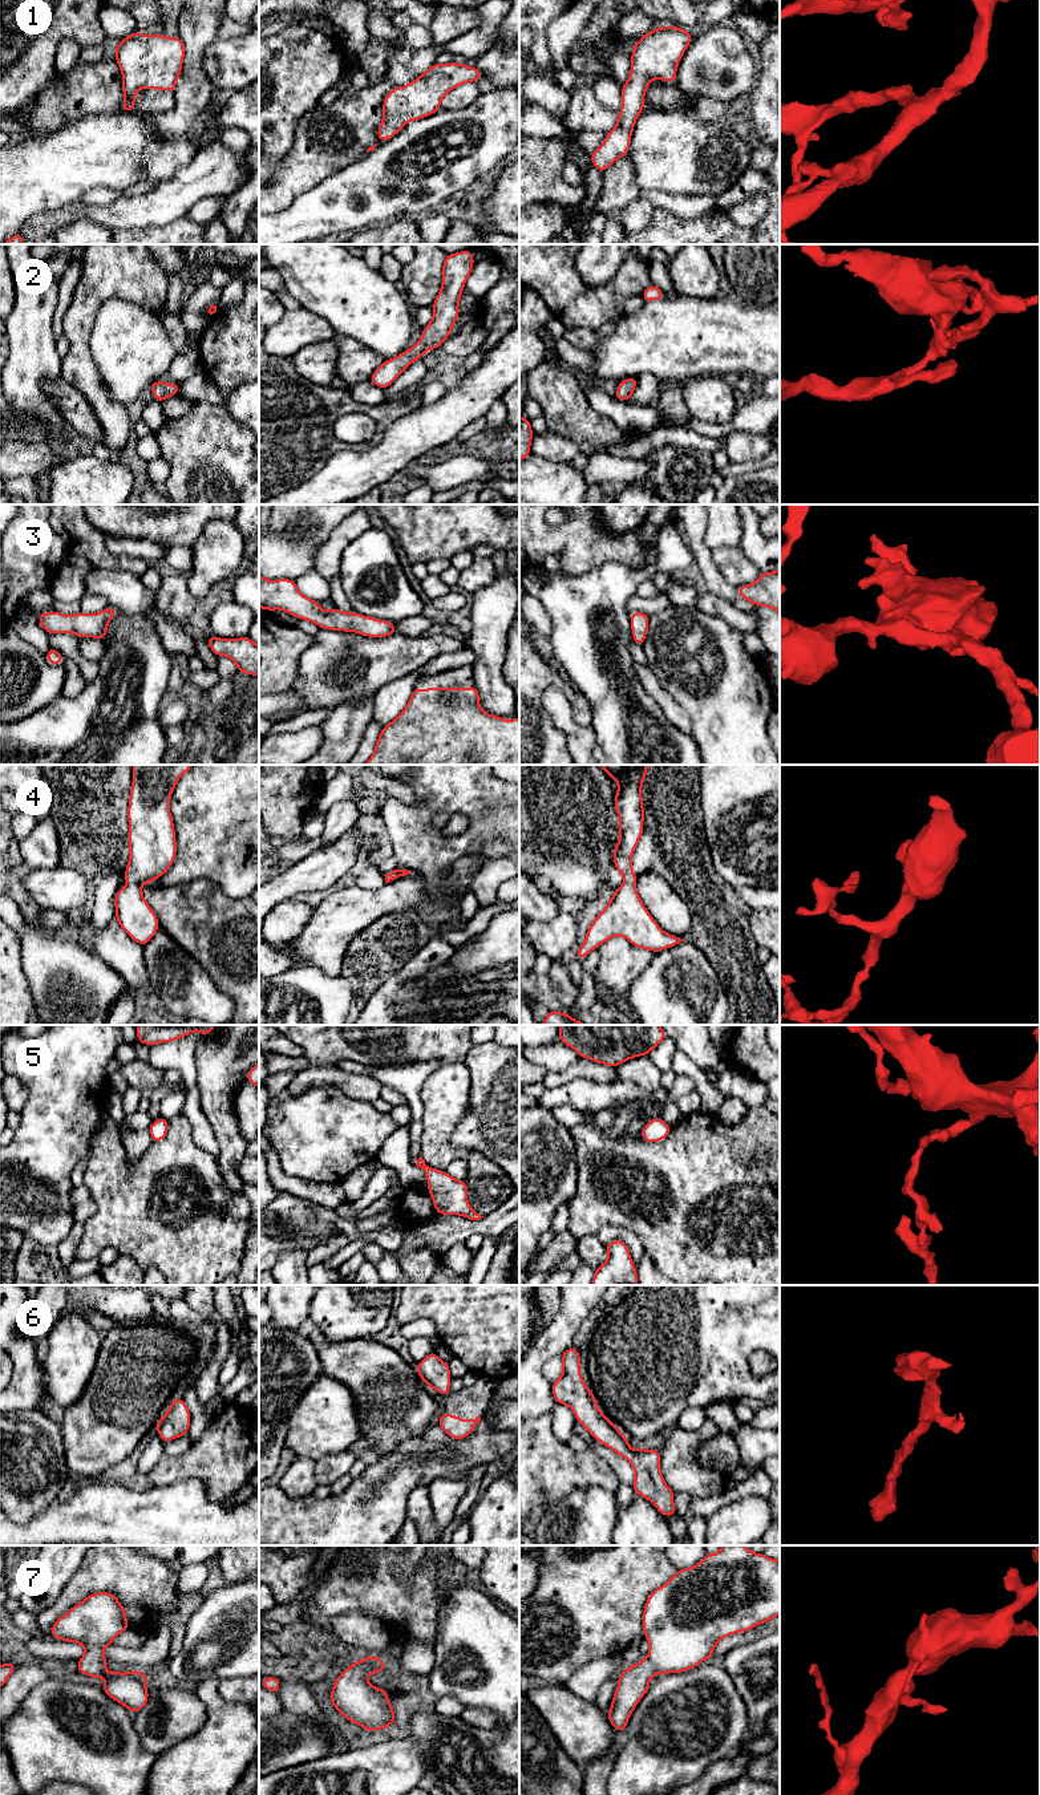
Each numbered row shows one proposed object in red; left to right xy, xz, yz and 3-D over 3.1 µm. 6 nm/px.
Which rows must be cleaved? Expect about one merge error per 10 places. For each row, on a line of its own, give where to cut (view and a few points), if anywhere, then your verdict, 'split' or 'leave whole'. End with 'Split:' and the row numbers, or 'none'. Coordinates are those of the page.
1: no cut; leave whole
2: no cut; leave whole
3: no cut; leave whole
4: no cut; leave whole
5: no cut; leave whole
6: no cut; leave whole
7: no cut; leave whole
Split: none

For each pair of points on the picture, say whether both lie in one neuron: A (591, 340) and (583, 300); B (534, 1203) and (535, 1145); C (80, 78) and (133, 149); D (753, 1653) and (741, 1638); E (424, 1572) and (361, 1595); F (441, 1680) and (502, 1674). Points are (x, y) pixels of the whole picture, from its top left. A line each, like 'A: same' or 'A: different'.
A: different
B: same
C: different
D: different
E: same
F: same

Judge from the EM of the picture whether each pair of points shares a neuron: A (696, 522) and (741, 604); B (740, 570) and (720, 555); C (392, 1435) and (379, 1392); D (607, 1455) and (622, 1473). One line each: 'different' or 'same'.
A: same
B: same
C: same
D: same

